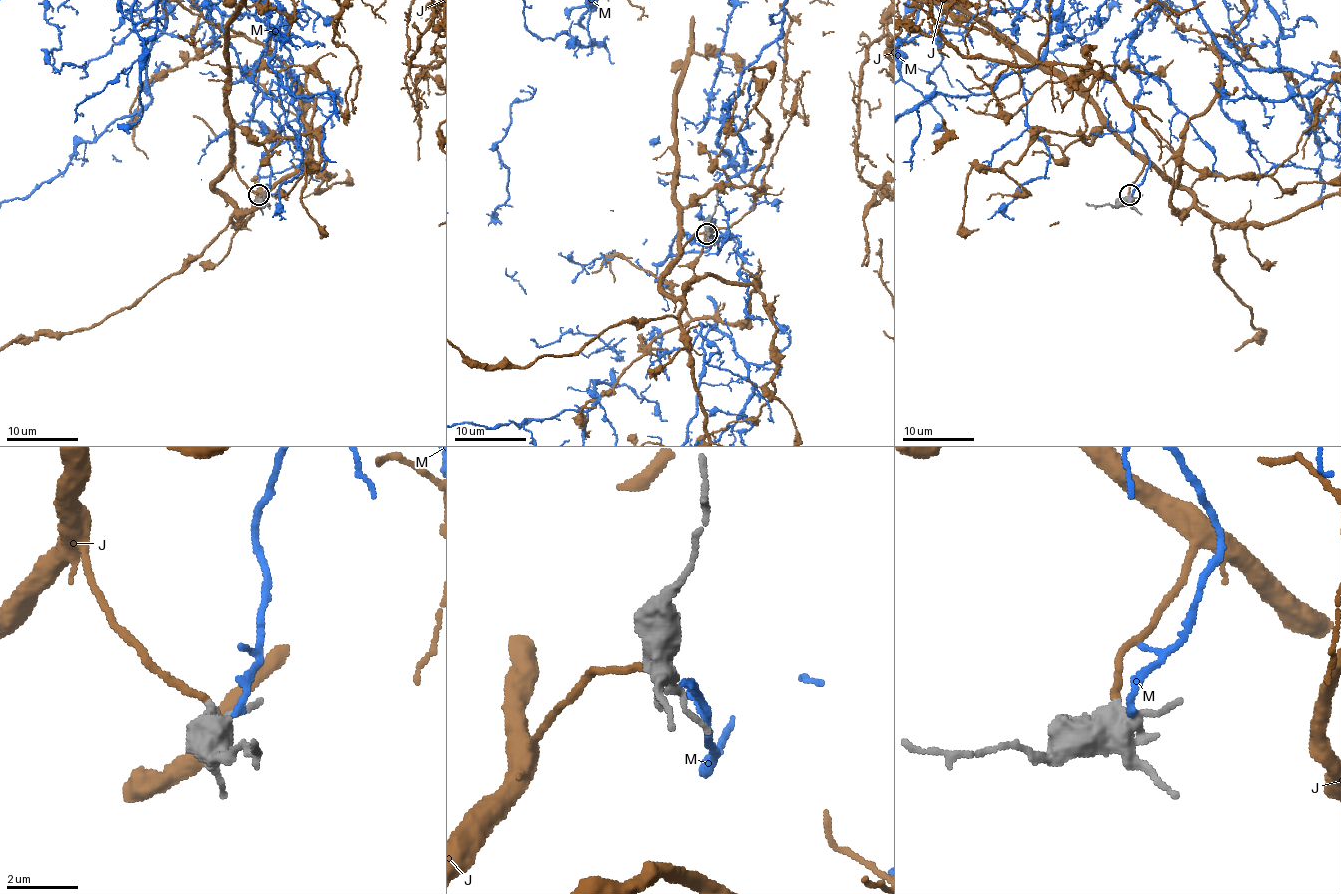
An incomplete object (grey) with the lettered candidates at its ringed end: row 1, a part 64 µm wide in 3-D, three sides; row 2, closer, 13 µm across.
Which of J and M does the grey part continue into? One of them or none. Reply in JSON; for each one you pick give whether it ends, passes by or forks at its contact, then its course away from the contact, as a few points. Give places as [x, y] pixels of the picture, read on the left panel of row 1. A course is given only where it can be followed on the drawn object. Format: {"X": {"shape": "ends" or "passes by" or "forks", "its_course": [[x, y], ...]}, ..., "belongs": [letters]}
{"J": {"shape": "ends"}, "belongs": ["J"]}

